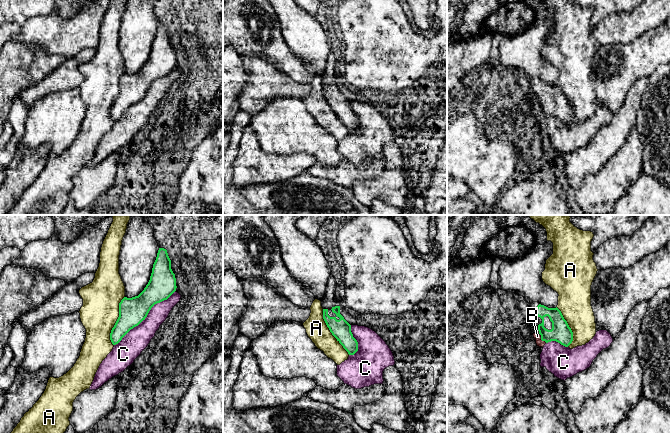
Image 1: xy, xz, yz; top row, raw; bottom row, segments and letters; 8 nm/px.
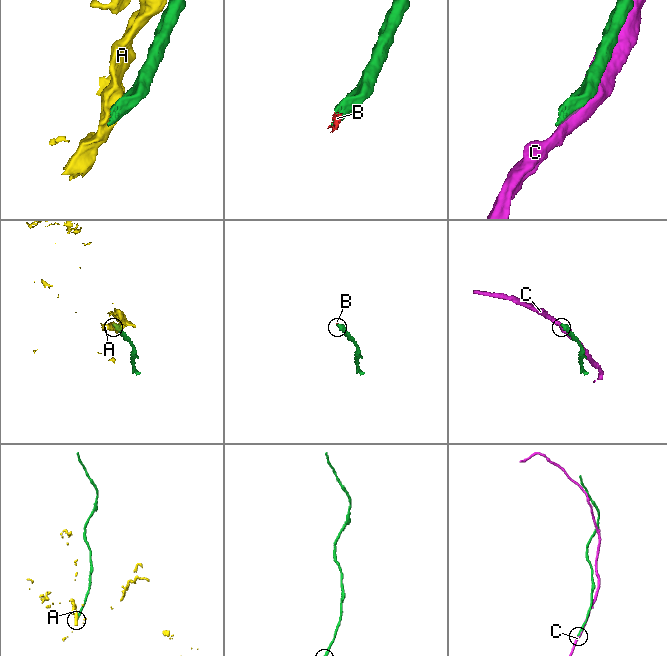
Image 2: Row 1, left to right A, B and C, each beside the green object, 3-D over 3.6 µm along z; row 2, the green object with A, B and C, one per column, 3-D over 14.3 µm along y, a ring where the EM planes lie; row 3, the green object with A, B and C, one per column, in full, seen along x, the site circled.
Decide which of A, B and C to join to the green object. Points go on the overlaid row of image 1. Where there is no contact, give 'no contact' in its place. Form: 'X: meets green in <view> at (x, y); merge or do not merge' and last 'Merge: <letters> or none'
A: meets green in xy at (116, 321); do not merge
B: meets green in yz at (541, 337); merge
C: meets green in xy at (146, 316); do not merge
Merge: B

